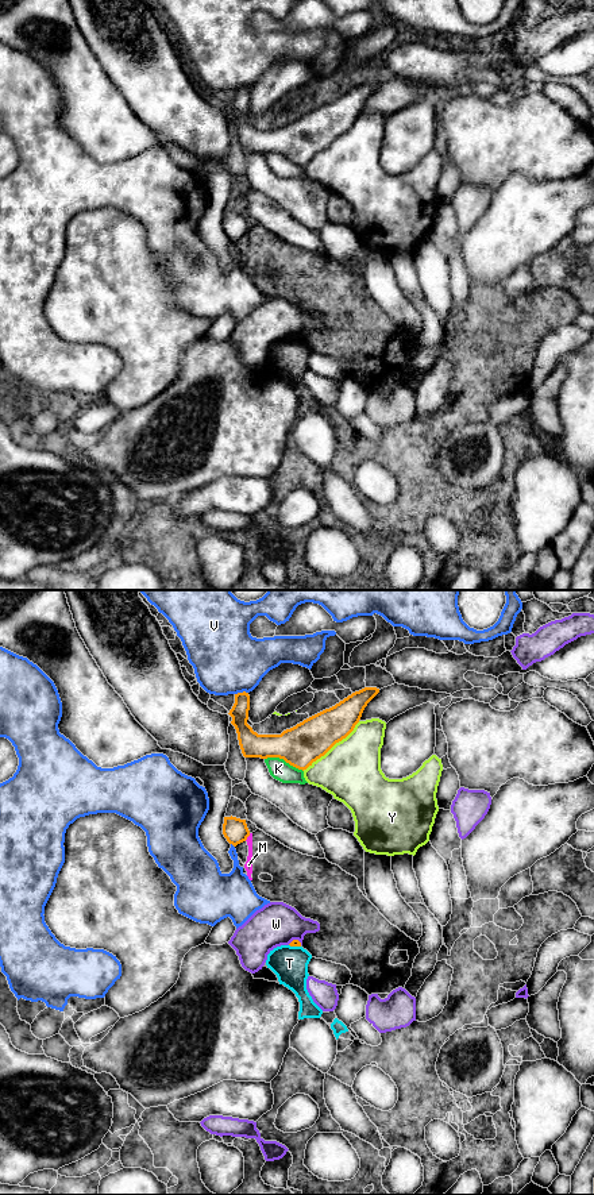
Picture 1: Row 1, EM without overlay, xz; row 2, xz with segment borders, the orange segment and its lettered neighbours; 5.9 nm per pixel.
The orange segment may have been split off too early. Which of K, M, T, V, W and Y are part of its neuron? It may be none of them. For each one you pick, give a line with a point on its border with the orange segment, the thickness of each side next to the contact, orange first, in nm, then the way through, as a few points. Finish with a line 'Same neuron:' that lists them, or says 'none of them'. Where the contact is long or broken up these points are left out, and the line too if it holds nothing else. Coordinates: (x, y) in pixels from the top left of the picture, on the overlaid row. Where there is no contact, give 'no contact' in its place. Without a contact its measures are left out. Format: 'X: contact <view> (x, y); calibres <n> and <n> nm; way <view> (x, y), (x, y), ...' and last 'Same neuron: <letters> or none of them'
Same neuron: none of them

